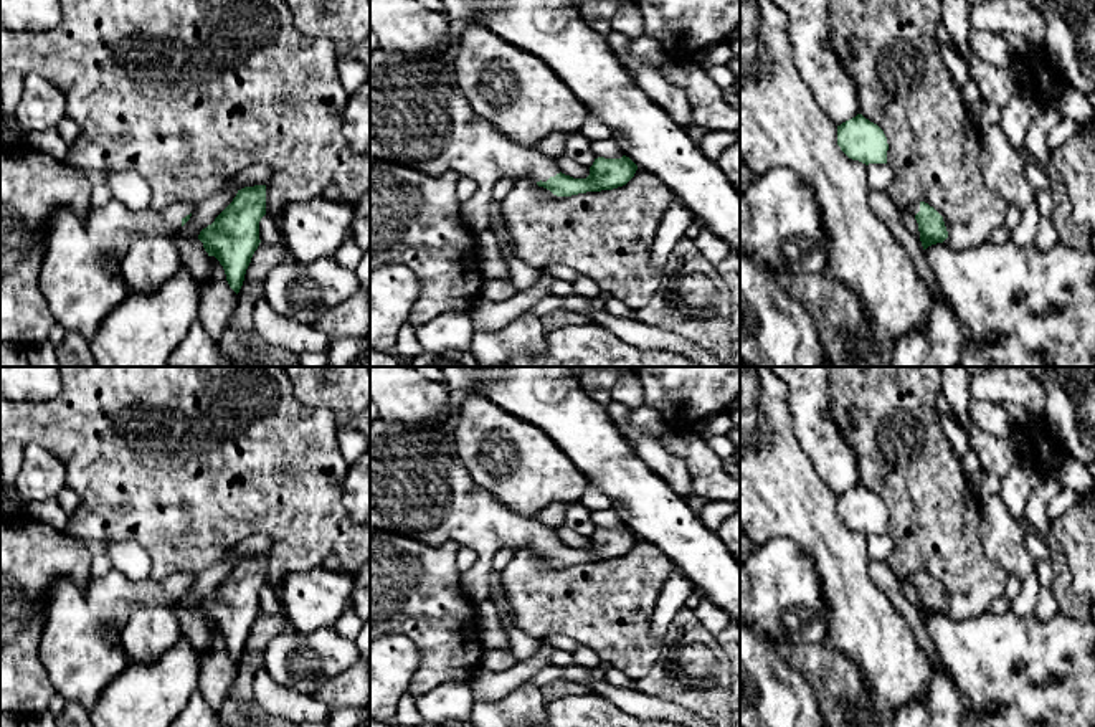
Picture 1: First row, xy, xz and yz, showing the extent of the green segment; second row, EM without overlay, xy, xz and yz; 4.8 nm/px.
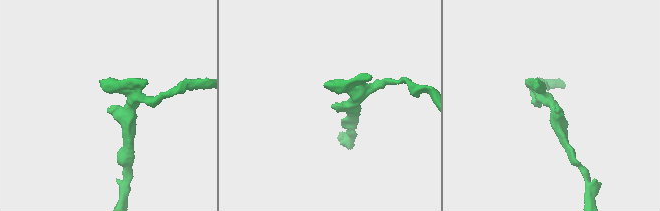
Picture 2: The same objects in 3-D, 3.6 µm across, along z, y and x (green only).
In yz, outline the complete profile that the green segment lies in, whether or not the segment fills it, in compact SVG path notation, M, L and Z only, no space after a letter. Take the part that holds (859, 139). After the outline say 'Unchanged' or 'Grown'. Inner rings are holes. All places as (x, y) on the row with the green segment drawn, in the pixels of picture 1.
M862 114L837 126L837 145L852 160L887 164L887 137L884 131Z. Unchanged

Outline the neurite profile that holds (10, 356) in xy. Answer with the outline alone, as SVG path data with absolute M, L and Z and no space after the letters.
M0 342L0 367L30 367L26 349Z

